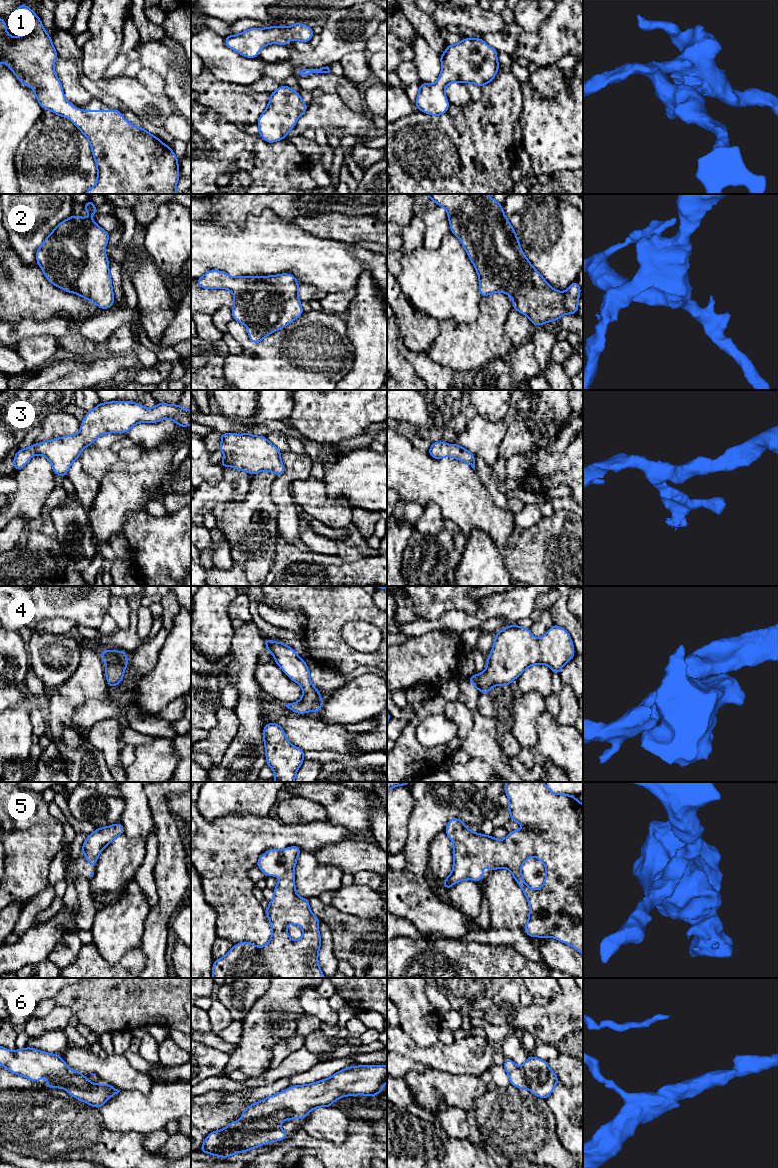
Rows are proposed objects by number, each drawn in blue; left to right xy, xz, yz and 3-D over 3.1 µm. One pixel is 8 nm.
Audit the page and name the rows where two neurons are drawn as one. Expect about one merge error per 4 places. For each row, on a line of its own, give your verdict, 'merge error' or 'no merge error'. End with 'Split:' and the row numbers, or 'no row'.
1: no merge error
2: no merge error
3: no merge error
4: no merge error
5: no merge error
6: no merge error
Split: no row

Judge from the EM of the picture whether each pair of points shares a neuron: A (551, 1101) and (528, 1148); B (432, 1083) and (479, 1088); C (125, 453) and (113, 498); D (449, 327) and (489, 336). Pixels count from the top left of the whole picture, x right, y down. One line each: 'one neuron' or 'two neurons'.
A: two neurons
B: one neuron
C: two neurons
D: one neuron

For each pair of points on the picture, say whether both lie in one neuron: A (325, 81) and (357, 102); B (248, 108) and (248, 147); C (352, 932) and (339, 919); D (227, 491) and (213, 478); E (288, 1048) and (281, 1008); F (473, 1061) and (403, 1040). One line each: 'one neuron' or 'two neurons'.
A: one neuron
B: two neurons
C: one neuron
D: two neurons
E: two neurons
F: one neuron

